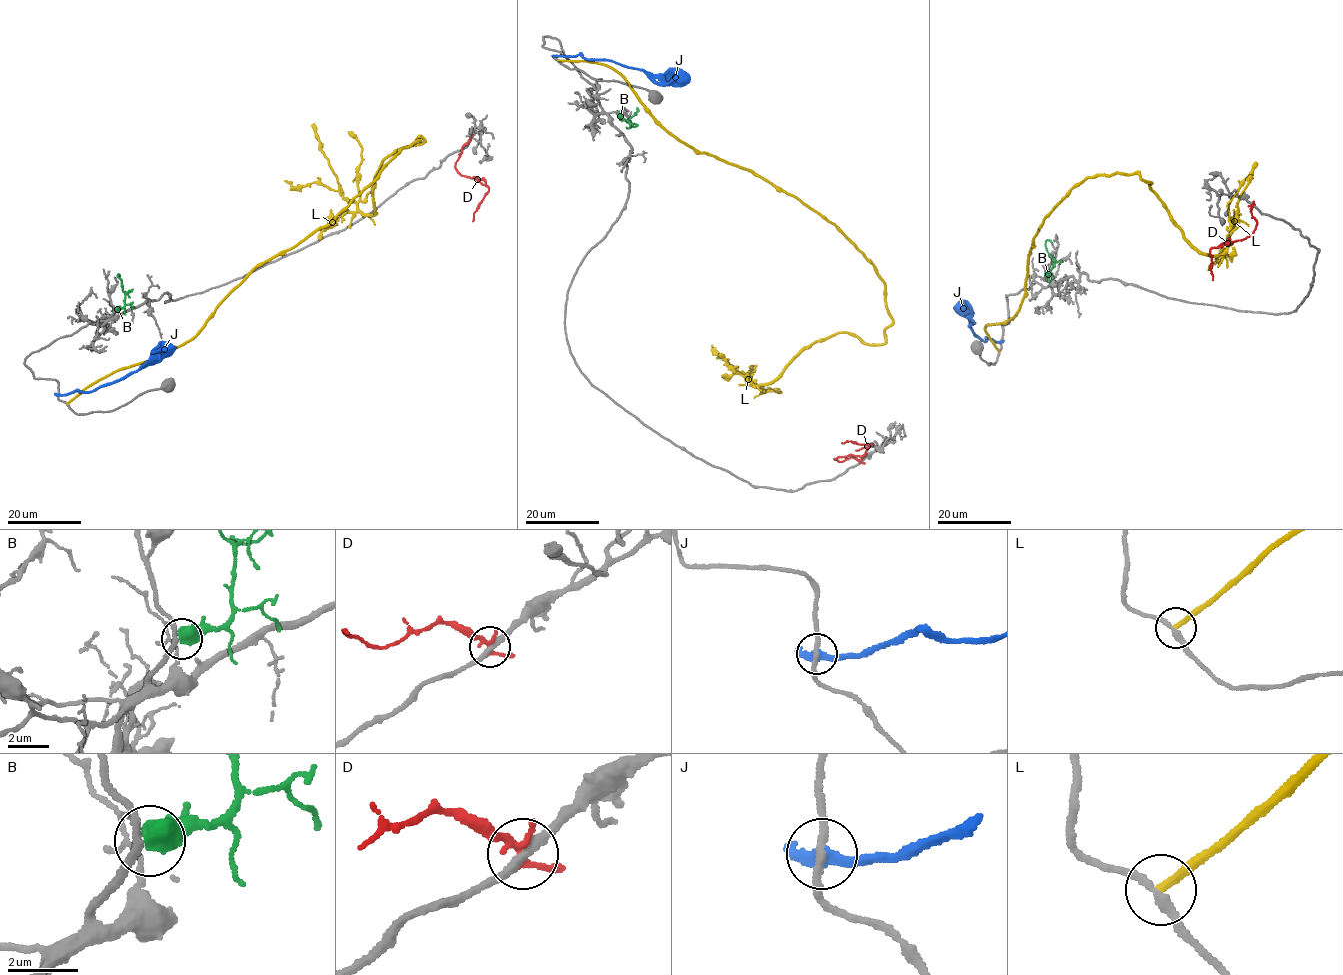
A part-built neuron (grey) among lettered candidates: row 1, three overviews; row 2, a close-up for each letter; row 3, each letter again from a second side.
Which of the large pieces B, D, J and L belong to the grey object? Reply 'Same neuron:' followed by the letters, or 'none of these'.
Same neuron: B

